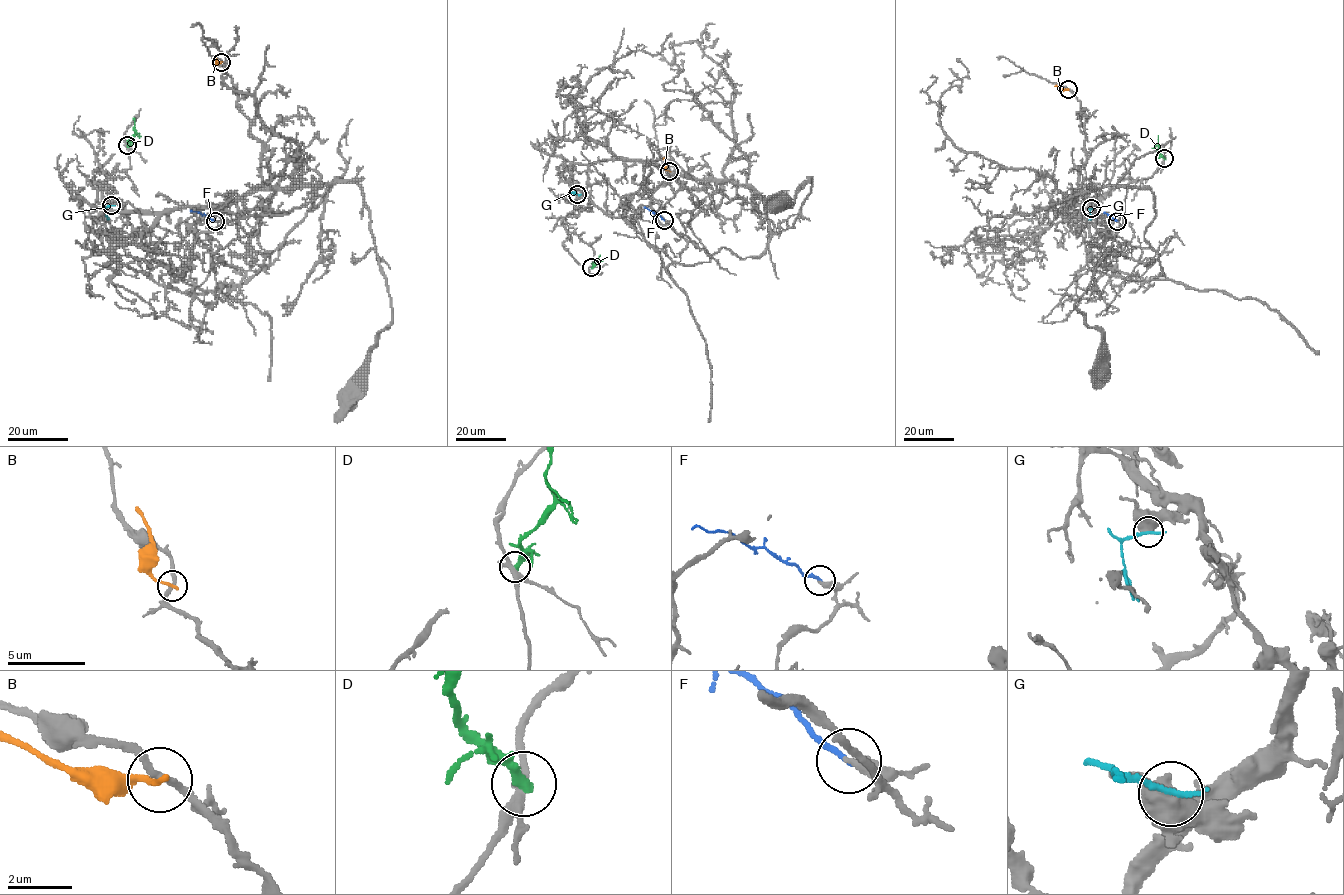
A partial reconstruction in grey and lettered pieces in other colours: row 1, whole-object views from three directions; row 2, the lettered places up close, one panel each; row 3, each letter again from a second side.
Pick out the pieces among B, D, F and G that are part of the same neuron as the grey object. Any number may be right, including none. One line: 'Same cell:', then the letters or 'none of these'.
Same cell: none of these

